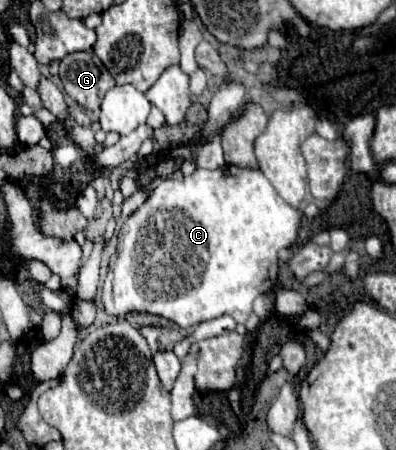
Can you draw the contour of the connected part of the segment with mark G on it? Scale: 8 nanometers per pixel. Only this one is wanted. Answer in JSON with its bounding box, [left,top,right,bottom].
[58,52,114,112]

